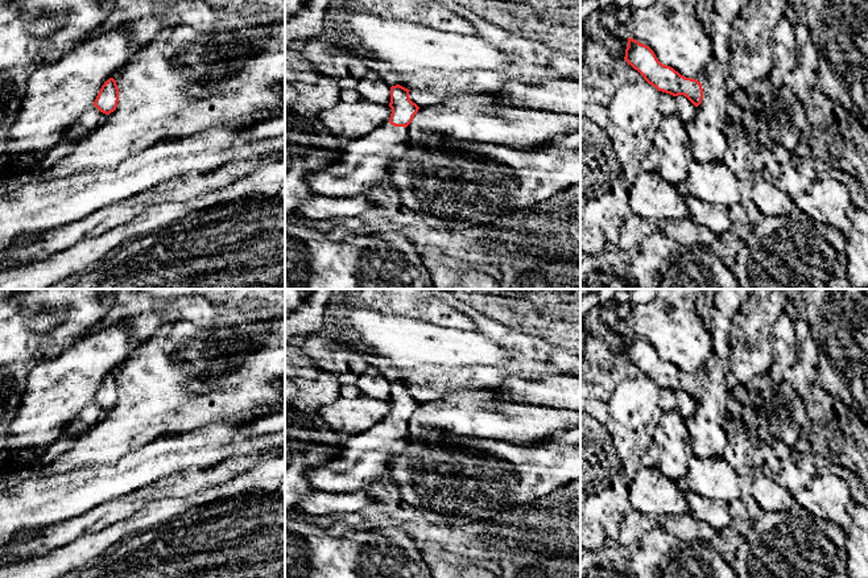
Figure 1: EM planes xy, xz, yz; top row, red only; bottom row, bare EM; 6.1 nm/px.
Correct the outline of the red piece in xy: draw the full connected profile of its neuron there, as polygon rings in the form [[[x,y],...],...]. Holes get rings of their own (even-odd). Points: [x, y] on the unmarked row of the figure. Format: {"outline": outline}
{"outline": [[[109,373],[104,380],[102,381],[94,401],[103,409],[109,410],[113,408],[117,402],[119,397],[119,384],[116,380],[116,376],[113,373]]]}

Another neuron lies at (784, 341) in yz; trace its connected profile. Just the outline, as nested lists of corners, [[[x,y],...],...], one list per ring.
[[[784,311],[772,326],[773,359],[784,371],[798,362],[797,338],[790,317]]]

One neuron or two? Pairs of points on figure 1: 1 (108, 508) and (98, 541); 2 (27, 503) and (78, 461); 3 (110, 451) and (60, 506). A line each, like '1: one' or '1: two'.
1: two
2: two
3: two

